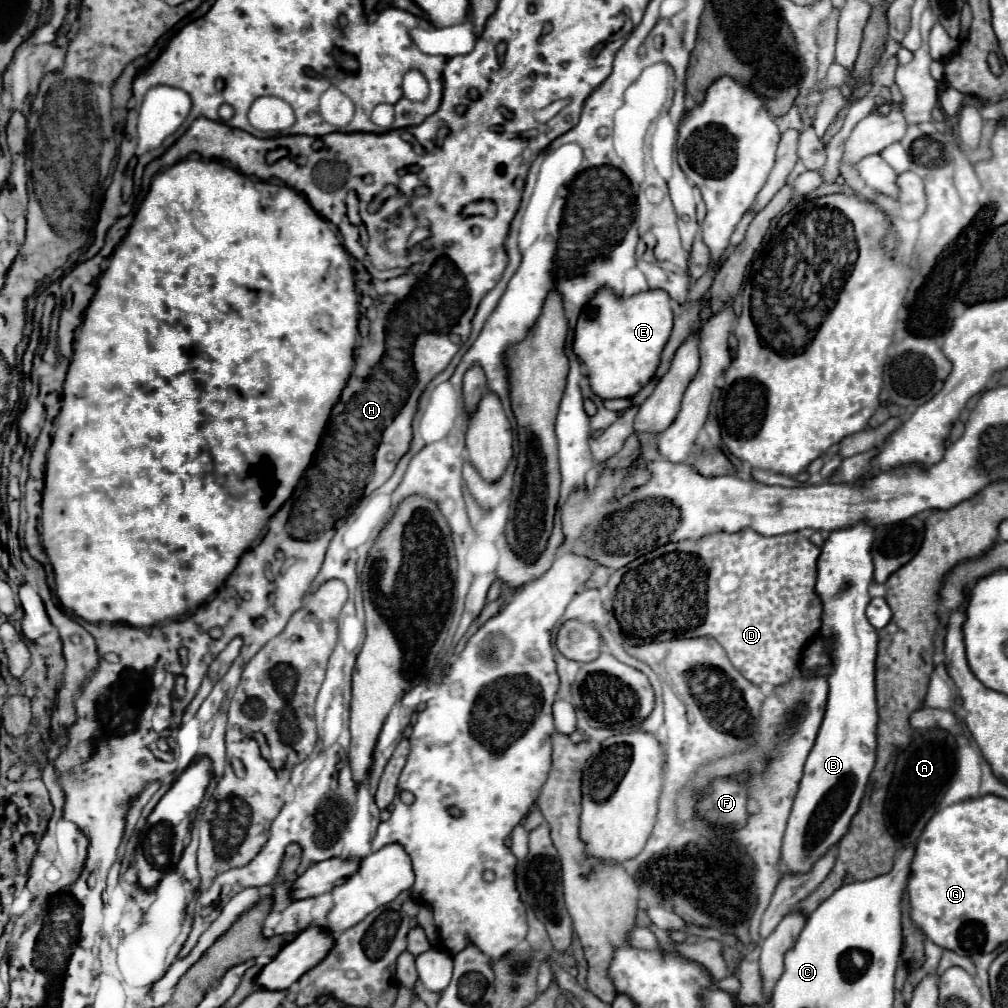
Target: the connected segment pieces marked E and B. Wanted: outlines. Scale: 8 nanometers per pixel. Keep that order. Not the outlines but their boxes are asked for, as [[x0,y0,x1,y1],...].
[[574,290,674,398],[780,522,878,874]]

